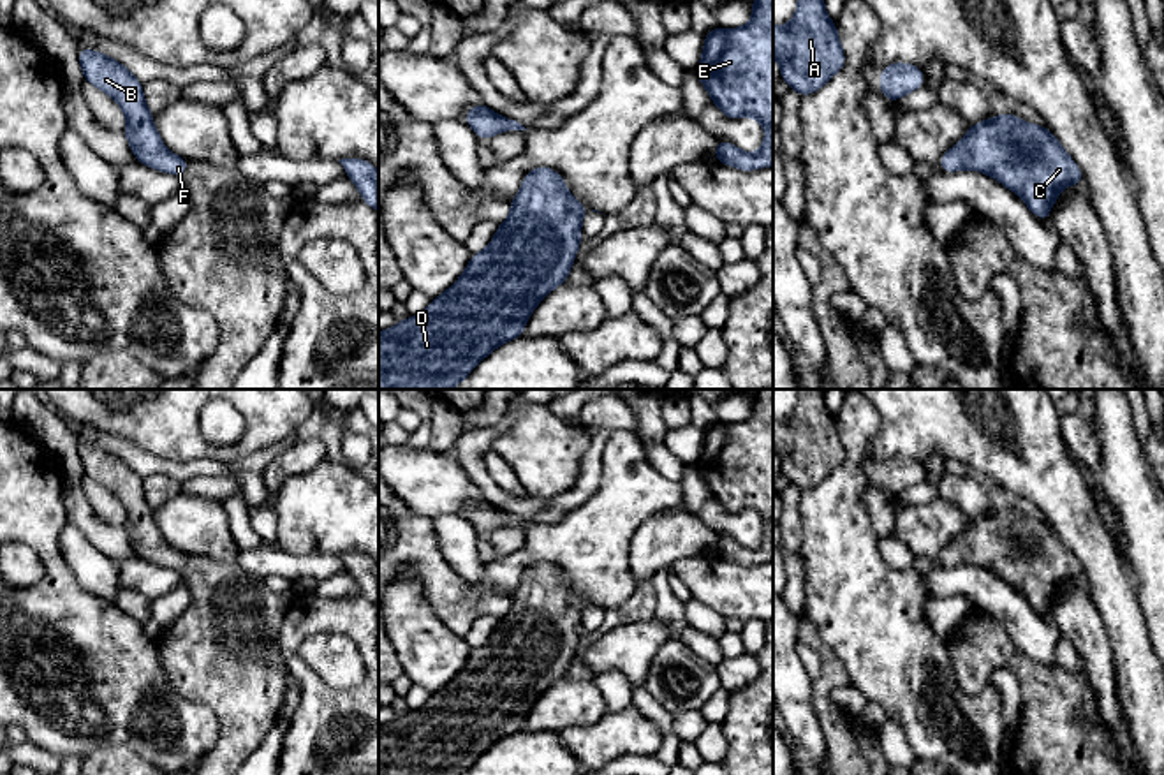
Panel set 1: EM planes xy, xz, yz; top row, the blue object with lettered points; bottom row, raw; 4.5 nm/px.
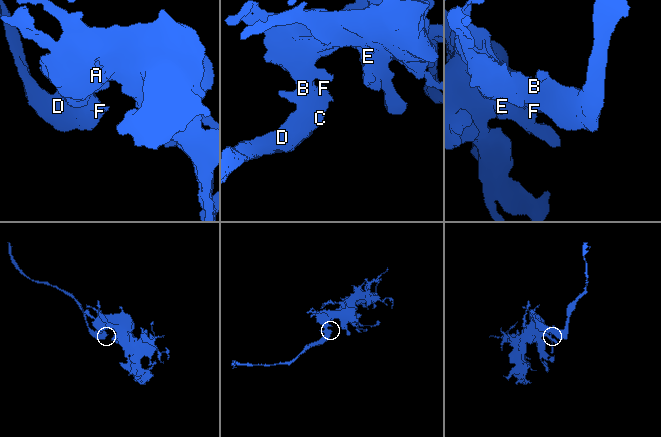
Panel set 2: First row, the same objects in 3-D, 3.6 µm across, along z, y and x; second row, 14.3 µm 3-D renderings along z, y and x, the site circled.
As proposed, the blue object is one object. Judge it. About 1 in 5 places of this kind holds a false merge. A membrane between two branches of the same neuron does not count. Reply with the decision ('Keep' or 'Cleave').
Keep

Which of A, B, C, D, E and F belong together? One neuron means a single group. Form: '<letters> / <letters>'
A B C D E F

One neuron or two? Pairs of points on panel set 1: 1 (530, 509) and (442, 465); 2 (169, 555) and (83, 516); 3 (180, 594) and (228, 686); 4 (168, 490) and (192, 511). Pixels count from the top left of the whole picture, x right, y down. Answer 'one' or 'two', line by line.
1: two
2: two
3: two
4: two

